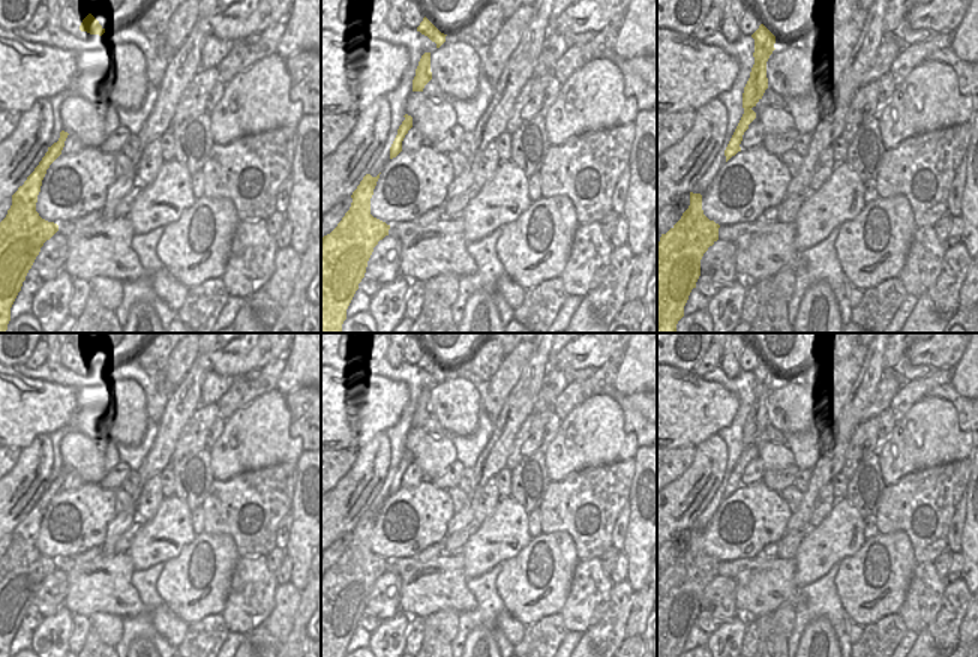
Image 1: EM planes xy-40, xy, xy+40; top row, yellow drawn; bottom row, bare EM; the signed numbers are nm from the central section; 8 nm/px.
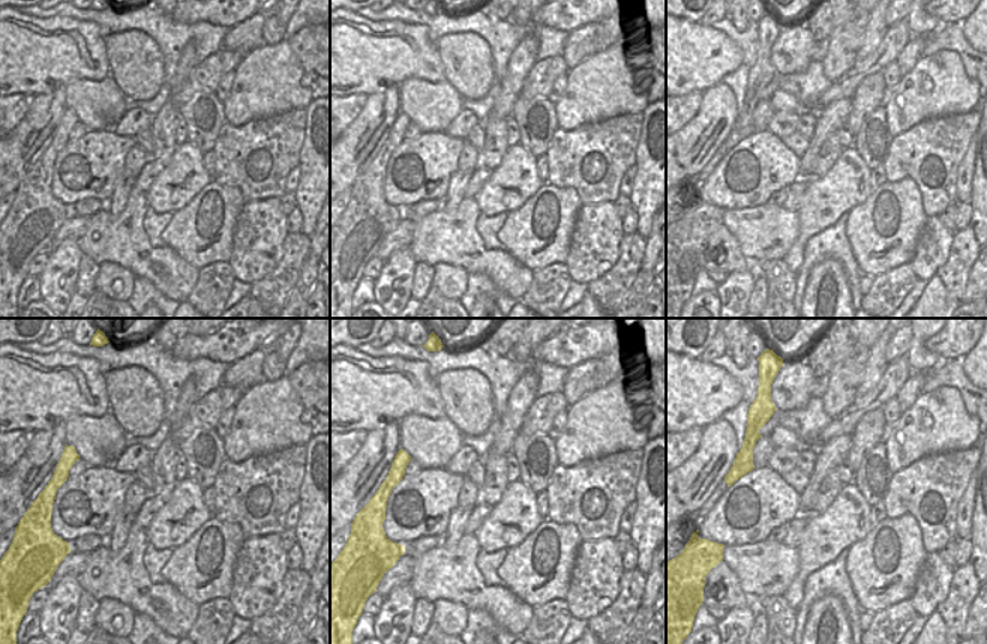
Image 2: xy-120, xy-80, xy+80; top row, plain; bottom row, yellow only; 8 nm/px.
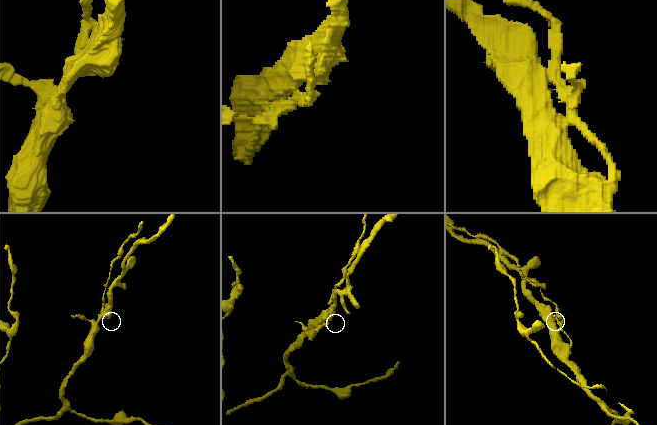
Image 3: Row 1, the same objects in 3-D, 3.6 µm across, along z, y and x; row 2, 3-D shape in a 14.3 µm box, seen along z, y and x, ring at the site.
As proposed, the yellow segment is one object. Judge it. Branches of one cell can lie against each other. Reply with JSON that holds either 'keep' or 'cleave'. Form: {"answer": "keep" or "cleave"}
{"answer": "cleave"}

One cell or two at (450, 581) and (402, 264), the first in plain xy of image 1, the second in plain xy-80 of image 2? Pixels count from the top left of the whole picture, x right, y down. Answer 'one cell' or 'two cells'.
two cells

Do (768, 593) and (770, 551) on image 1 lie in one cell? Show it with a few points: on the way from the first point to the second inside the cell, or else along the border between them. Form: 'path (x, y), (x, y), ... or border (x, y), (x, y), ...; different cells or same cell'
border (776, 555), (756, 558); different cells

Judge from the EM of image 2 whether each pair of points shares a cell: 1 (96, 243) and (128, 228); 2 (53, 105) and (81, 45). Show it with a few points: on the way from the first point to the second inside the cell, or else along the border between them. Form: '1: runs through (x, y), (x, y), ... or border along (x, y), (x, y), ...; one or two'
1: runs through (104, 240), (120, 236); one
2: border along (63, 86), (35, 96); two

